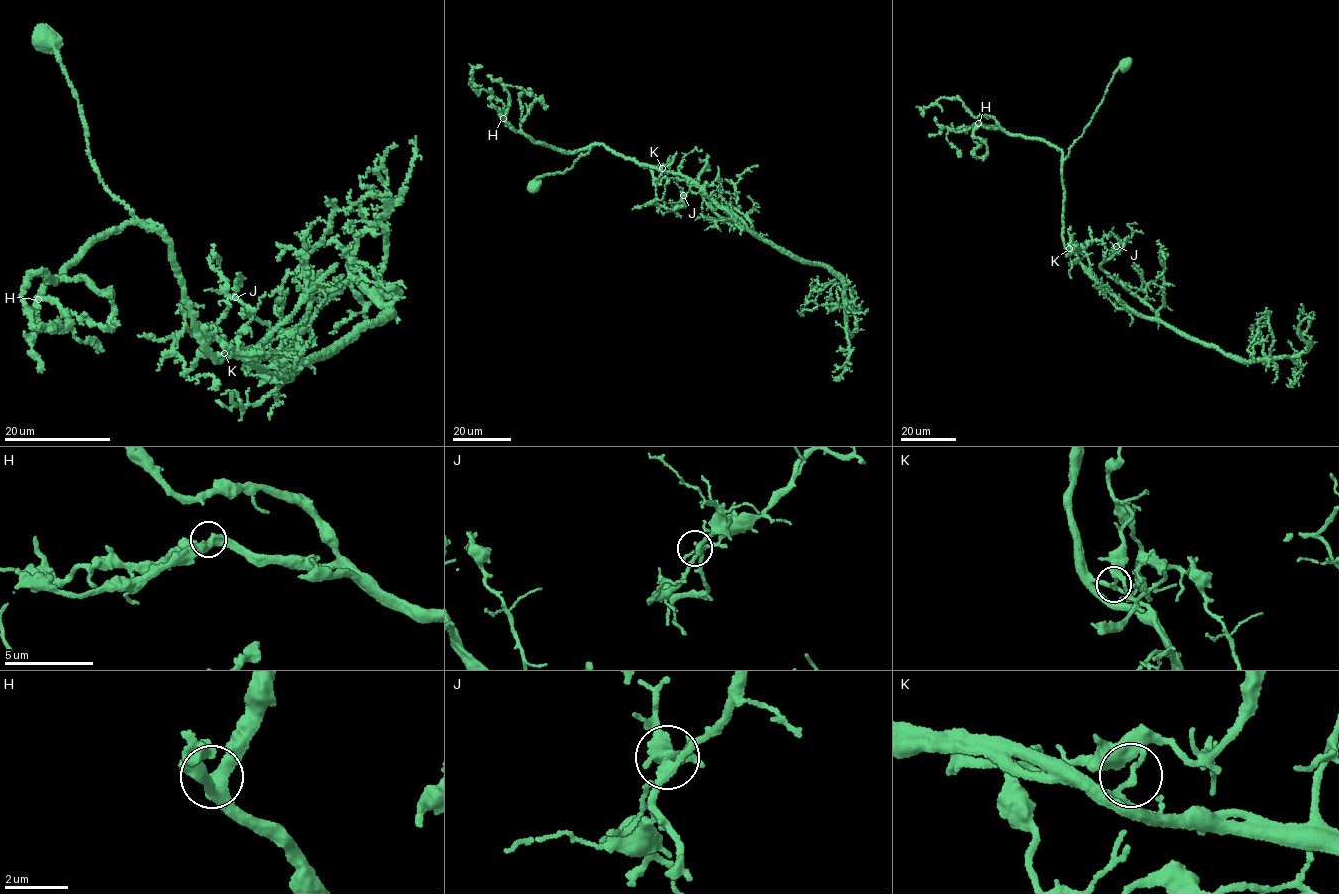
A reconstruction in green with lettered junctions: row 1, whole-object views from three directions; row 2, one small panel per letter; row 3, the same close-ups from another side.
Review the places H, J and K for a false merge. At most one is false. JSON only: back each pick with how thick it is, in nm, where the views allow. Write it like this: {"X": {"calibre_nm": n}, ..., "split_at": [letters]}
{"K": {"calibre_nm": 120}, "split_at": ["K"]}

